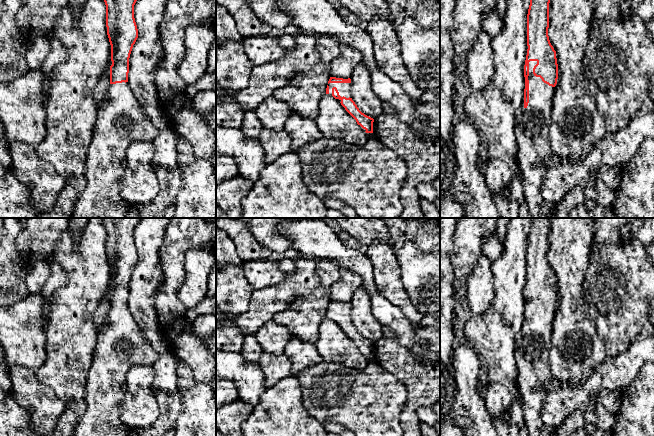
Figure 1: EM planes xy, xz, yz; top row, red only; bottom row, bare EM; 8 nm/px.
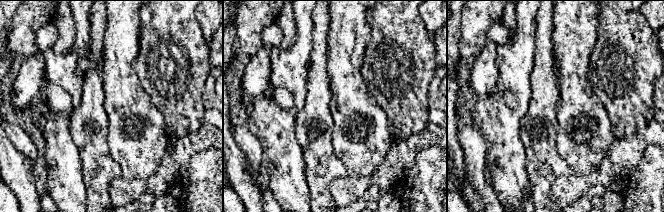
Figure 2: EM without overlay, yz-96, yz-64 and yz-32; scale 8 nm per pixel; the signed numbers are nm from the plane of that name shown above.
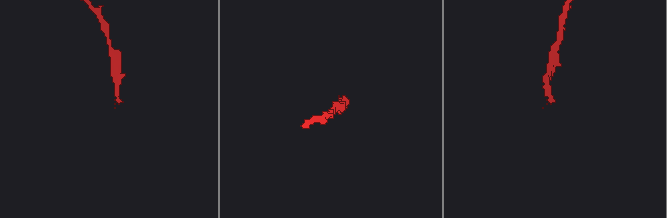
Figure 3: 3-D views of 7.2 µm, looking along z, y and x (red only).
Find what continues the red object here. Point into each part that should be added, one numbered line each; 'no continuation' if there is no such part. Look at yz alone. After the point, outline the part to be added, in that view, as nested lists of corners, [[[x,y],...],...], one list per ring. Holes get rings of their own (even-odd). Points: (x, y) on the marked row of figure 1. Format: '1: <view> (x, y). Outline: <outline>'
1: yz (535, 156). Outline: [[[537,61],[529,62],[529,103],[524,107],[524,101],[515,113],[516,139],[518,146],[518,162],[524,179],[524,201],[532,218],[547,218],[553,204],[545,201],[541,195],[542,178],[546,170],[559,163],[557,156],[550,148],[549,127],[552,115],[552,98],[555,87],[544,83],[540,77],[533,74]]]

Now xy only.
1: xy (121, 120). Outline: [[[128,82],[109,84],[107,99],[99,106],[88,150],[86,186],[78,196],[70,218],[125,218],[130,205],[120,195],[120,180],[126,169],[127,149],[134,142],[152,142],[159,133]]]

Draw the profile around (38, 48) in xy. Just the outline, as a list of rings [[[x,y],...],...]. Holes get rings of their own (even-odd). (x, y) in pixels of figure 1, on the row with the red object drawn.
[[[45,36],[33,39],[29,43],[25,57],[29,70],[40,69],[49,50],[50,44]]]

